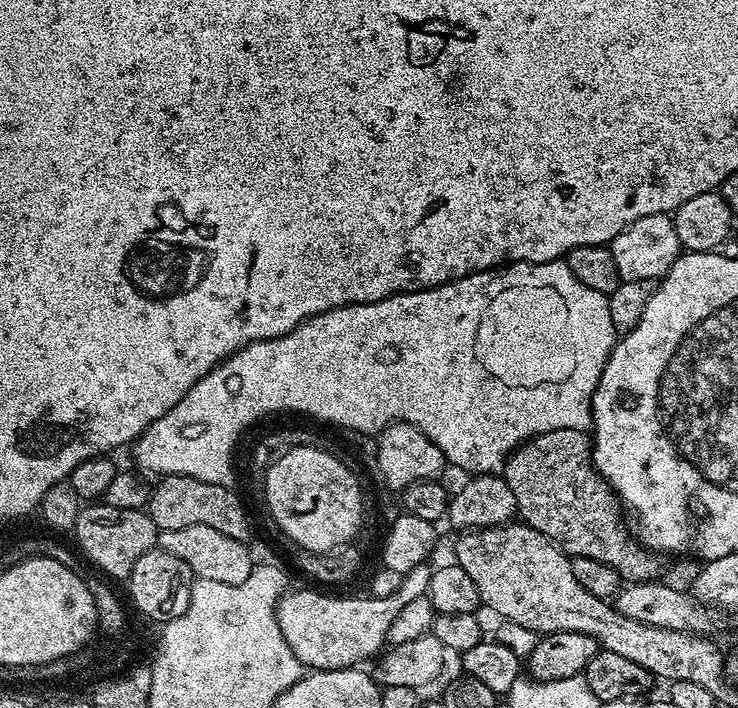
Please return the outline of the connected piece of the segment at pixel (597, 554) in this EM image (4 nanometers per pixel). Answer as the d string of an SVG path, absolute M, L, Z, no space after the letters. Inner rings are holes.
M550 430L546 434L527 440L510 453L502 469L504 481L514 493L519 519L550 538L569 557L581 556L606 562L606 566L618 570L621 581L654 580L661 574L659 555L641 546L635 539L628 540L628 532L620 525L622 505L616 491L592 466L592 441L588 432L582 430Z

